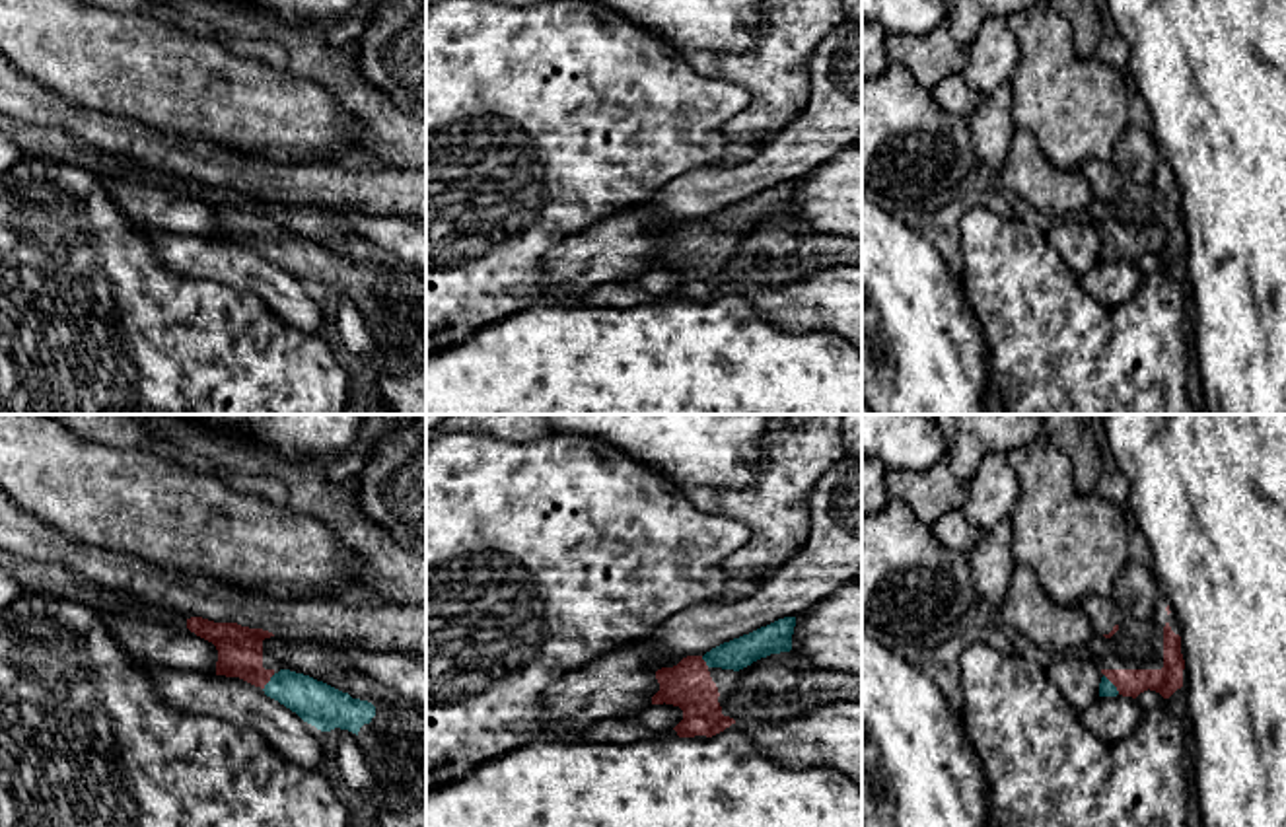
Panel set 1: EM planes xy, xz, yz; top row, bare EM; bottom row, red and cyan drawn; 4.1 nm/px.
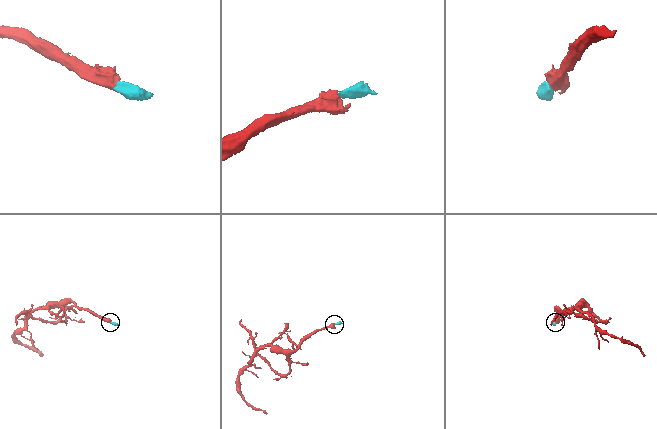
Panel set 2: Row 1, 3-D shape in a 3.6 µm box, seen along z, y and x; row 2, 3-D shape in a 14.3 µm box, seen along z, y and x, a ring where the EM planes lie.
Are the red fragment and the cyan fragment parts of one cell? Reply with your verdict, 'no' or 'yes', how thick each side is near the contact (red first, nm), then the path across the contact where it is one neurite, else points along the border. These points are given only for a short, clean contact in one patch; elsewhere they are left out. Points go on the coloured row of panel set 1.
yes | 110/60 nm | across yz (1168, 680), (1111, 682), (1106, 687)

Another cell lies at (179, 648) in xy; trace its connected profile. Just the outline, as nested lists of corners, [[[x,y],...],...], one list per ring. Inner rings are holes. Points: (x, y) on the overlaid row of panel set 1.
[[[105,613],[109,632],[132,656],[163,664],[171,669],[193,669],[216,675],[218,650],[187,627],[175,629],[130,613]]]

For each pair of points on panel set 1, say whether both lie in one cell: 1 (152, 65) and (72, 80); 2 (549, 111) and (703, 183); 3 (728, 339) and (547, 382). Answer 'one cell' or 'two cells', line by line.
1: one cell
2: two cells
3: one cell

